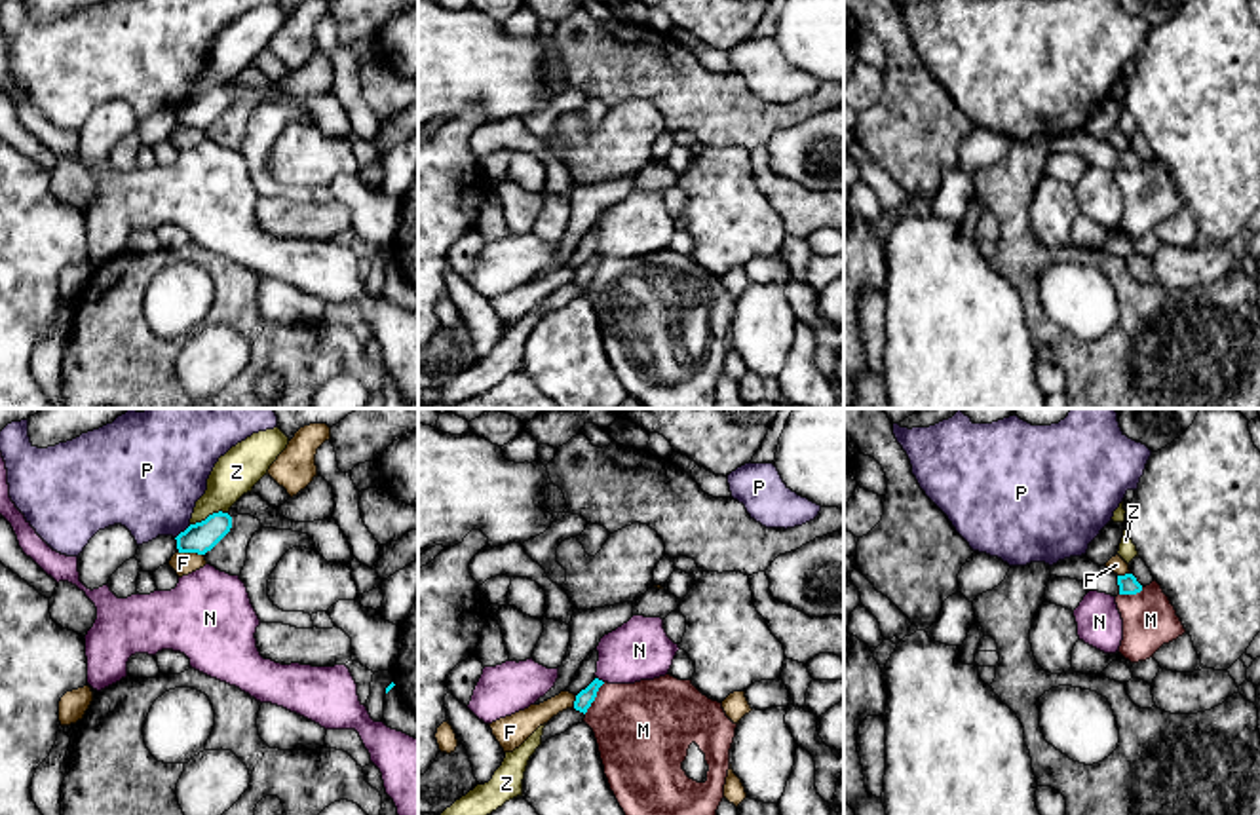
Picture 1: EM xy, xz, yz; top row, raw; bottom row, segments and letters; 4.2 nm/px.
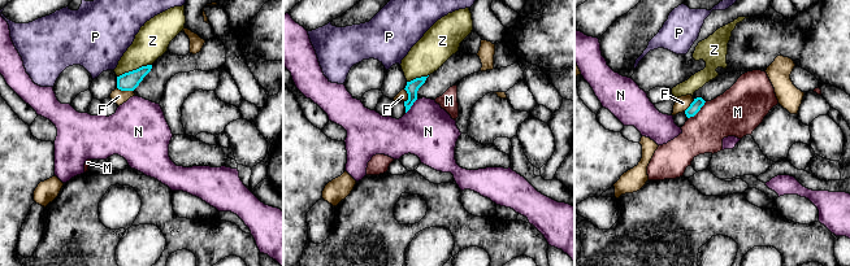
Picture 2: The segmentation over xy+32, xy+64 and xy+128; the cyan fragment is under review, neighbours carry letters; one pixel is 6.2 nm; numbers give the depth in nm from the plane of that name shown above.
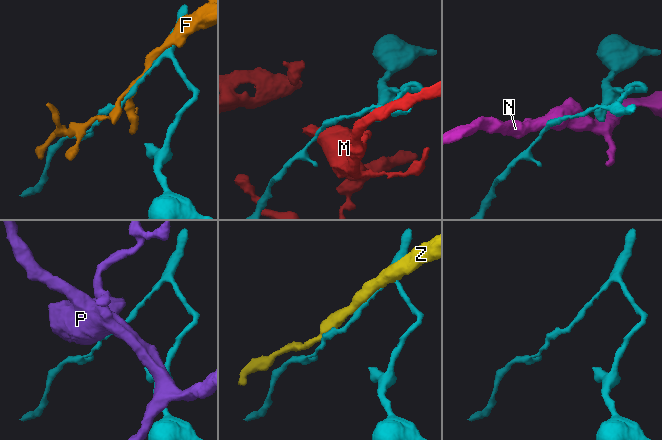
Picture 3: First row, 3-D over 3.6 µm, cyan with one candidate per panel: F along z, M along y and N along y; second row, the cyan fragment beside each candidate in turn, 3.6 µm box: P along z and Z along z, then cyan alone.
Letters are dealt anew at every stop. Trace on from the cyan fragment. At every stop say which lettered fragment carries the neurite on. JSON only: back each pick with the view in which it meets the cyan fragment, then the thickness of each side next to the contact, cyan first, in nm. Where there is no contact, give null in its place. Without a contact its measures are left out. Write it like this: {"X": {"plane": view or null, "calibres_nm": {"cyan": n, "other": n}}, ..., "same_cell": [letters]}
{"same_cell": []}

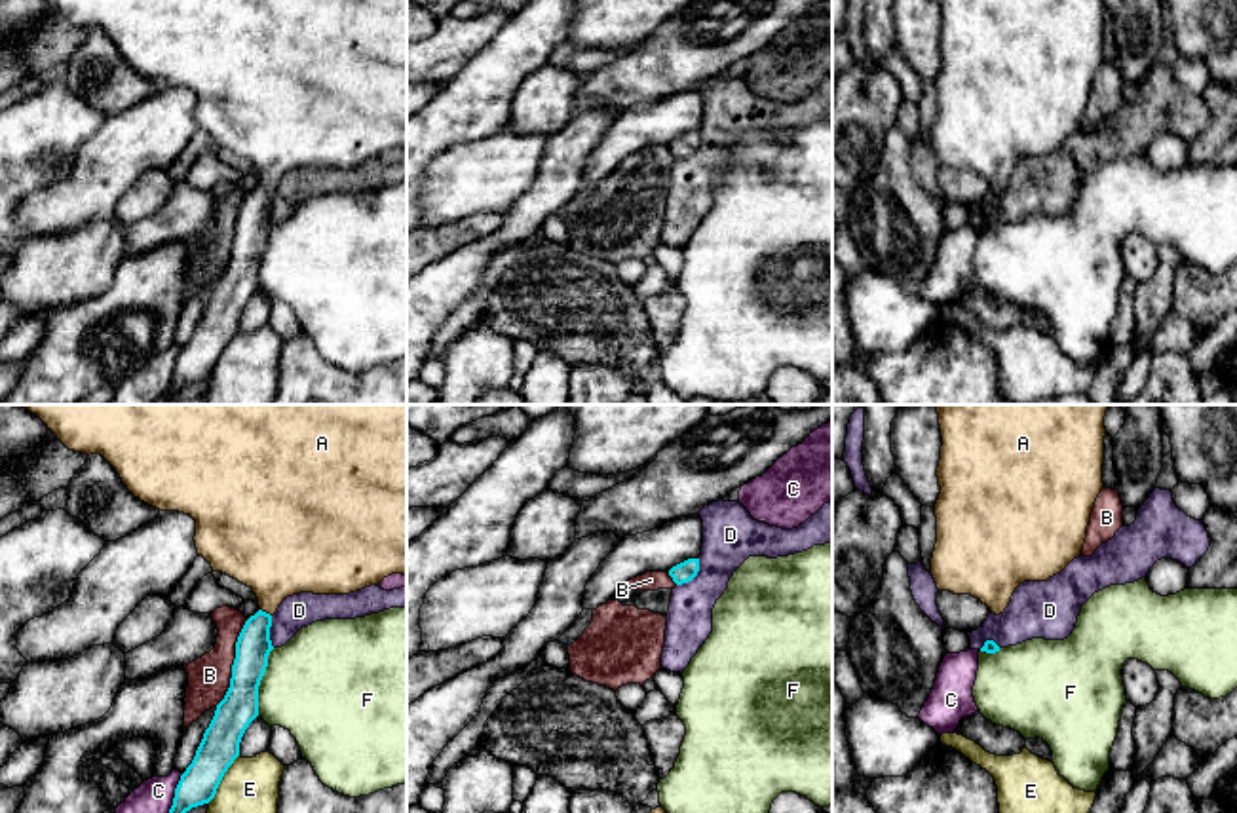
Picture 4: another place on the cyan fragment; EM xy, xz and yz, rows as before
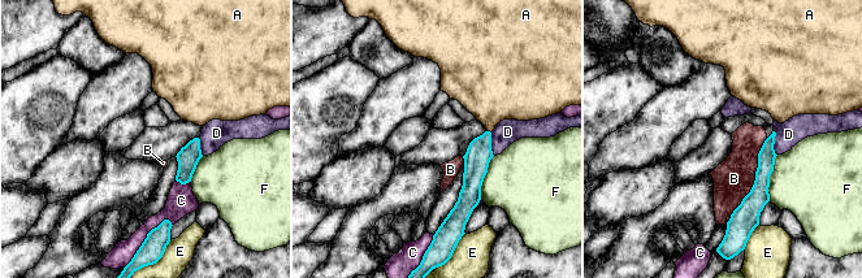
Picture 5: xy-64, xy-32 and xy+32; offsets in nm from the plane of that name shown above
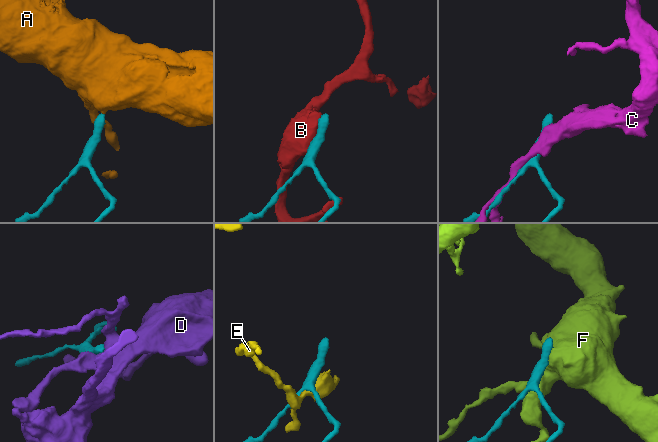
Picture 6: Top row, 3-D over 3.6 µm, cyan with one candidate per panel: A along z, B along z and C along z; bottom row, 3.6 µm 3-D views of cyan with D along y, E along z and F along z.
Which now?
{"A": {"plane": "xy", "calibres_nm": {"cyan": 150, "other": 360}}, "same_cell": ["A"]}

